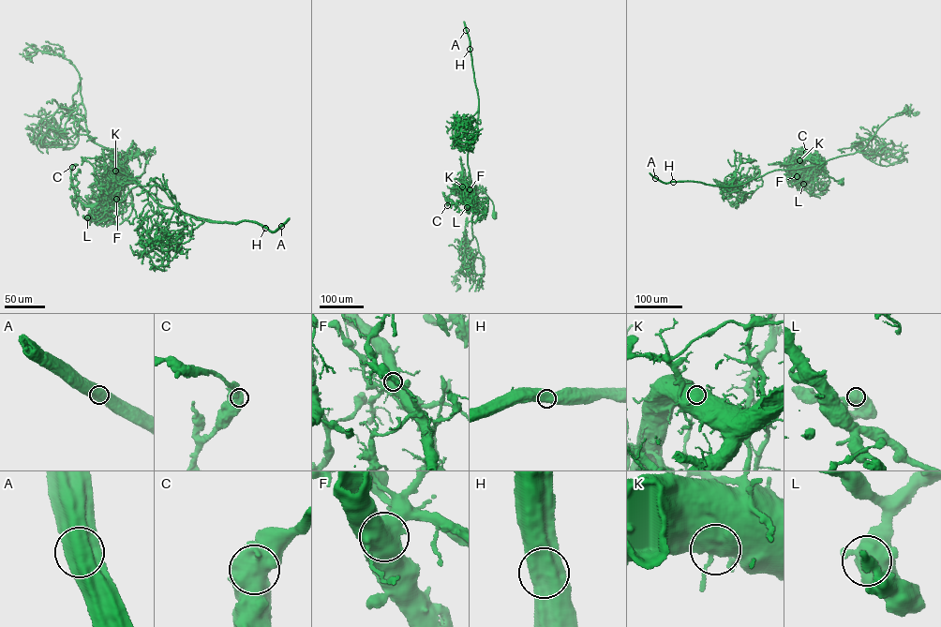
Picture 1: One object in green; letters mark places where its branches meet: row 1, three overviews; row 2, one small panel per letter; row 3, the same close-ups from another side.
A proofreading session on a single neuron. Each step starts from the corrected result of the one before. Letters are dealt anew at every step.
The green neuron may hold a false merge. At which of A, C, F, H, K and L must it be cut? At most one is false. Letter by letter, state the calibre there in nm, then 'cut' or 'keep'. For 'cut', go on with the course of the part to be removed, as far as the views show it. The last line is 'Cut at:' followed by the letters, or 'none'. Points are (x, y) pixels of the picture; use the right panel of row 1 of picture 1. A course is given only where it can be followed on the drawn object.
A: 750 nm | keep
C: 750 nm | keep
F: 900 nm | cut | (797, 176), (797, 168), (811, 158), (819, 163), (835, 180), (841, 181), (843, 178)
H: 850 nm | keep
K: 700 nm | keep
L: 850 nm | keep
Cut at: F

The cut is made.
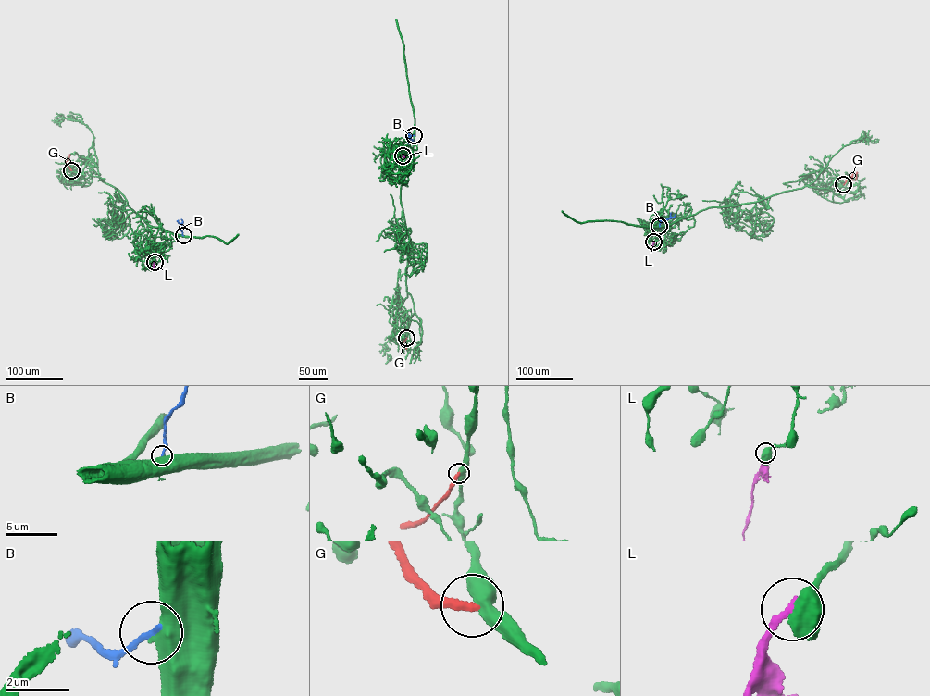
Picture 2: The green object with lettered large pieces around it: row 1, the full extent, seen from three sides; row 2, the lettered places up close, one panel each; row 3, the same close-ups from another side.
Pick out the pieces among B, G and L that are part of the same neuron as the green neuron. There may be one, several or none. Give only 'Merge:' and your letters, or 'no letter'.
Merge: no letter

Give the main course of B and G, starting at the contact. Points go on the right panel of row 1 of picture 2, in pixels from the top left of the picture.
B: (659, 226), (663, 219), (672, 217), (670, 213)
G: (843, 184), (848, 180), (855, 180), (857, 172)

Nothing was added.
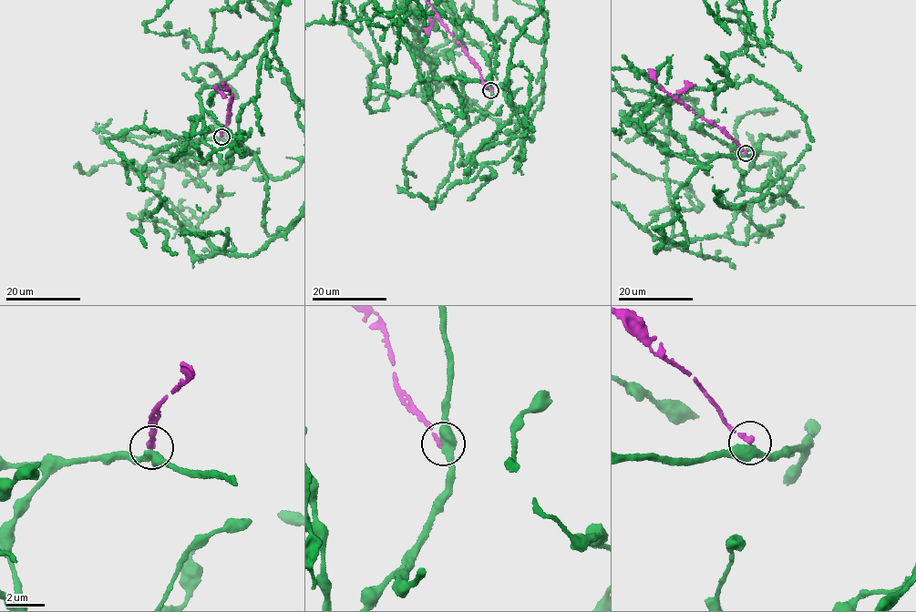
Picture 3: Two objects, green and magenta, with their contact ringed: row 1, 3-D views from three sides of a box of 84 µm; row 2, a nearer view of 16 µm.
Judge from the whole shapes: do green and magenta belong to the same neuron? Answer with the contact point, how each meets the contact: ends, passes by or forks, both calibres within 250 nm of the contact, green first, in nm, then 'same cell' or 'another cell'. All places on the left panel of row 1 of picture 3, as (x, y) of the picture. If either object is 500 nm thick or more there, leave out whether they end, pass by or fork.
place (221, 137); green passes by; magenta ends; calibres 440 and 260 nm; another cell

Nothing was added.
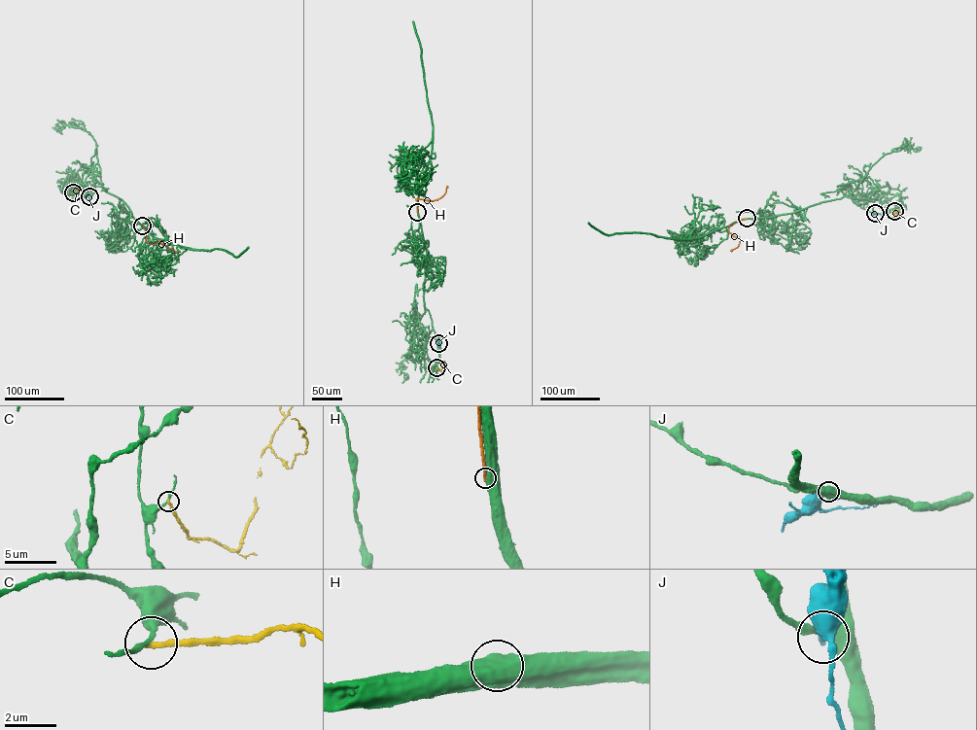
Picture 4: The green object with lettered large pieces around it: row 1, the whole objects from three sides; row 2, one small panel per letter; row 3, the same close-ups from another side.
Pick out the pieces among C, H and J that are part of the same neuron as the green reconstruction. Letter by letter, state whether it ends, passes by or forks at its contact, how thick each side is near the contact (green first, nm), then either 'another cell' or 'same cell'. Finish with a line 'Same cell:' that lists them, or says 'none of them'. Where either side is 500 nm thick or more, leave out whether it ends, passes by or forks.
C: it ends | 160/200 nm | another cell
H: 750/220 nm | another cell
J: it ends | 480/280 nm | another cell
Same cell: none of them

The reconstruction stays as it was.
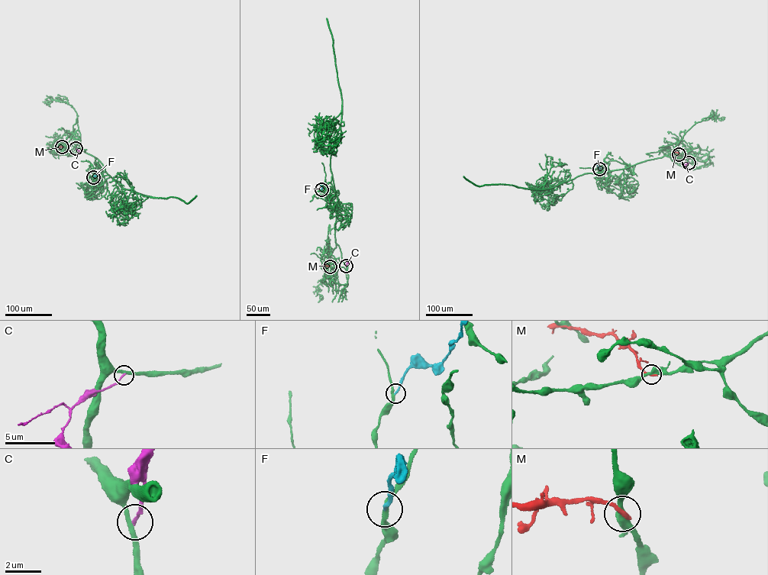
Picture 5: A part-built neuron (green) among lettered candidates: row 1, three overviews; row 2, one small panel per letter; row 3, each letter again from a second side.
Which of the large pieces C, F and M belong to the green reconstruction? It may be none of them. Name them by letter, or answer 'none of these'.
F

